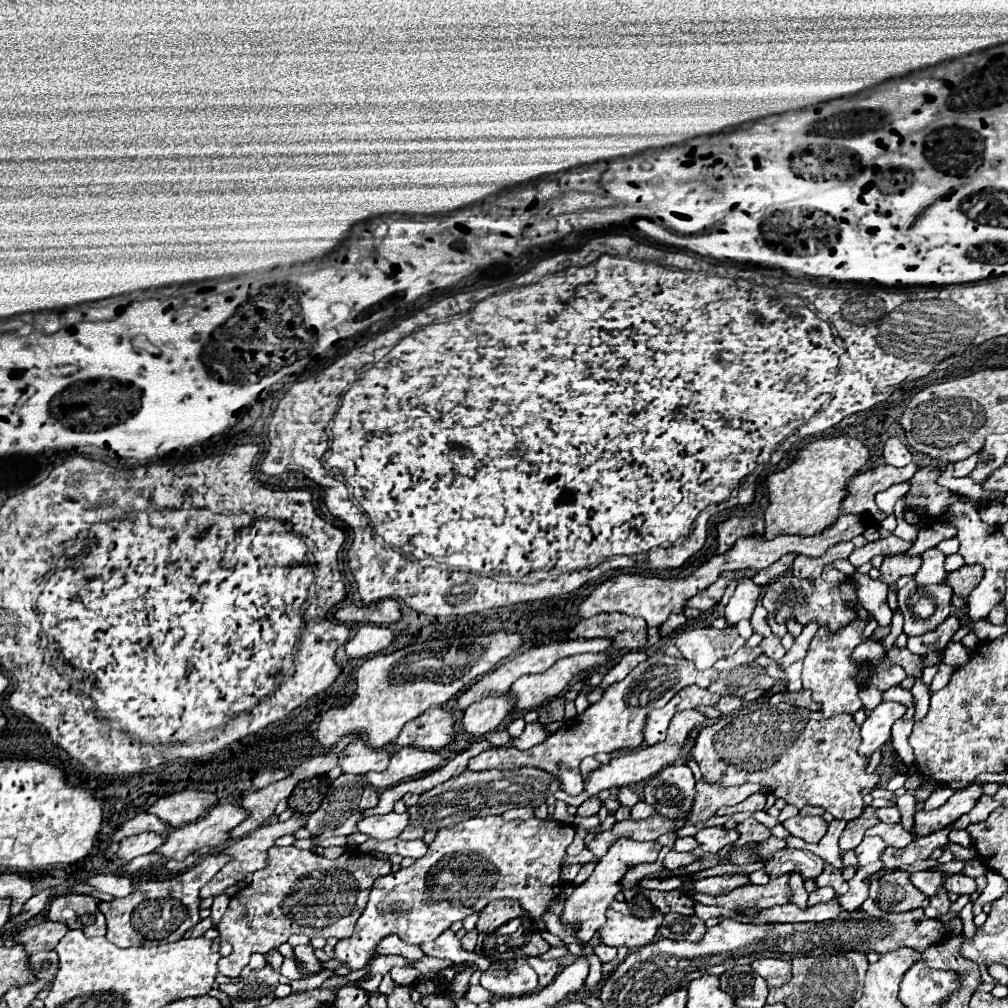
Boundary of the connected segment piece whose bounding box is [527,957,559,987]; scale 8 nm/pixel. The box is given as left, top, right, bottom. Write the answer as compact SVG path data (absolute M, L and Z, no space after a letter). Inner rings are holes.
M529 957L527 963L529 963L529 965L535 969L535 973L539 975L539 987L549 985L549 983L555 979L557 971L559 971L559 959L541 961L541 959L537 959L537 957Z

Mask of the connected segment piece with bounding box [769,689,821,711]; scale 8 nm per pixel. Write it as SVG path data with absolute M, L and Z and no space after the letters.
M783 691L783 693L775 693L771 699L769 699L773 705L777 703L789 703L789 705L797 705L797 707L807 707L811 711L817 711L821 705L813 701L811 697L811 691L797 691L797 693L789 693L789 691Z

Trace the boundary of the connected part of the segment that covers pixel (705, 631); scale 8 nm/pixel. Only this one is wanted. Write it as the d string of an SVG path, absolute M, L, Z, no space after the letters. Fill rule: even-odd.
M695 627L685 629L675 639L677 649L681 655L695 663L699 671L713 667L713 663L721 657L733 655L739 647L745 645L745 639L739 637L735 627L727 629L713 629L713 627Z

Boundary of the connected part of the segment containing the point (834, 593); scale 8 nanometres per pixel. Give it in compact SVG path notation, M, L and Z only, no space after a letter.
M833 565L825 567L823 575L819 579L799 579L791 573L777 577L773 583L767 585L767 591L761 599L763 607L767 609L767 621L775 619L777 623L787 623L789 619L807 625L811 621L817 621L819 627L827 625L829 633L837 633L845 625L857 619L857 611L851 609L847 603L861 605L857 599L857 585L851 577L837 571Z

